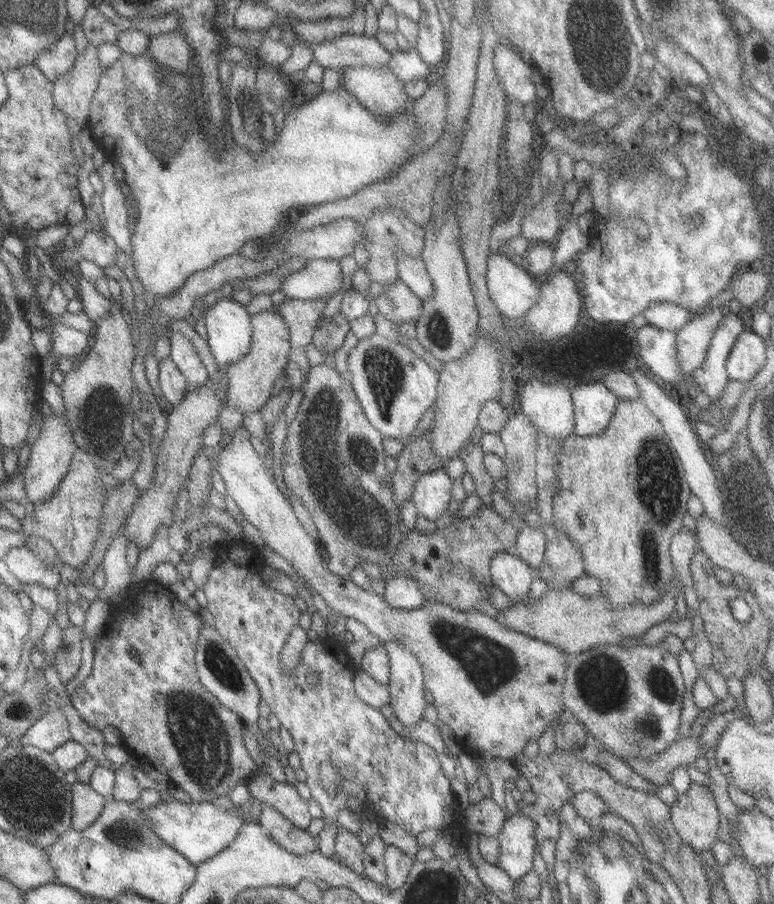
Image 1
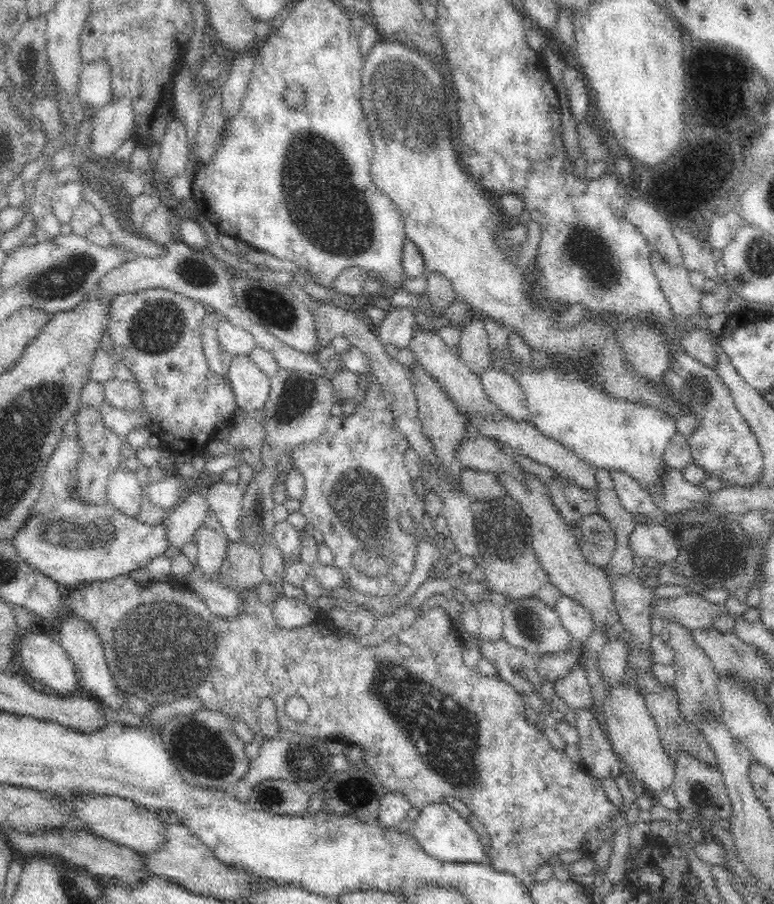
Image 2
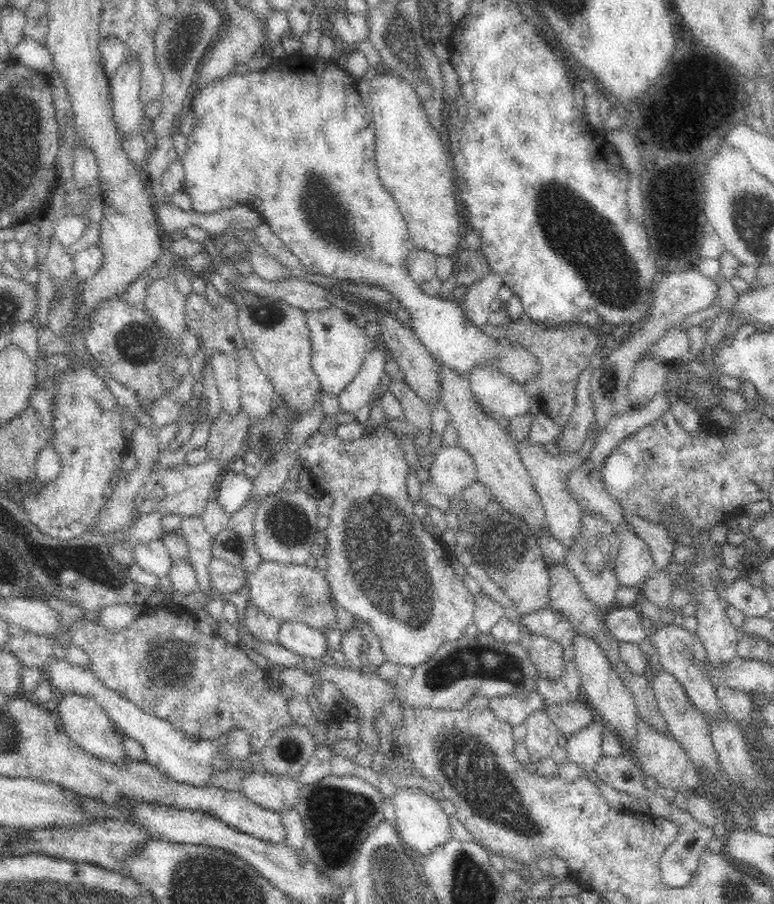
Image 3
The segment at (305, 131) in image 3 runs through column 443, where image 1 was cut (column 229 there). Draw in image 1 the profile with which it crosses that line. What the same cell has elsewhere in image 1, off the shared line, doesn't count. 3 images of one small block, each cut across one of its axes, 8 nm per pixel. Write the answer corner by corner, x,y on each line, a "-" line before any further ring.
233,299
218,300
202,315
208,346
220,369
237,362
251,344
251,315

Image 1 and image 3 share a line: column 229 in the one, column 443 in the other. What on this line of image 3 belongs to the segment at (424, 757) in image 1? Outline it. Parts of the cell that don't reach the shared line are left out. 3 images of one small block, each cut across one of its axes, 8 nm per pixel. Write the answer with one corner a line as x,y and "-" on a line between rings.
378,426
373,431
366,431
361,438
355,440
342,440
335,433
334,430
329,432
322,432
316,429
298,449
297,460
308,467
312,483
324,488
326,494
330,495
333,500
333,505
329,511
328,525
324,530
327,538
324,560
326,561
324,575
331,592
336,601
346,612
356,615
358,619
366,621
366,624
372,628
374,634
378,636
378,640
383,650
385,660
398,664
403,670
410,672
414,670
419,664
427,661
436,651
441,648
445,642
455,641
465,635
467,626
473,624
473,608
474,595
468,591
464,585
463,577
453,571
450,563
450,555
444,552
444,548
434,539
430,533
423,528
421,521
414,514
414,504
407,494
407,486
405,484
406,477
409,472
409,467
406,464
406,457
398,439
398,433
390,432
384,426

